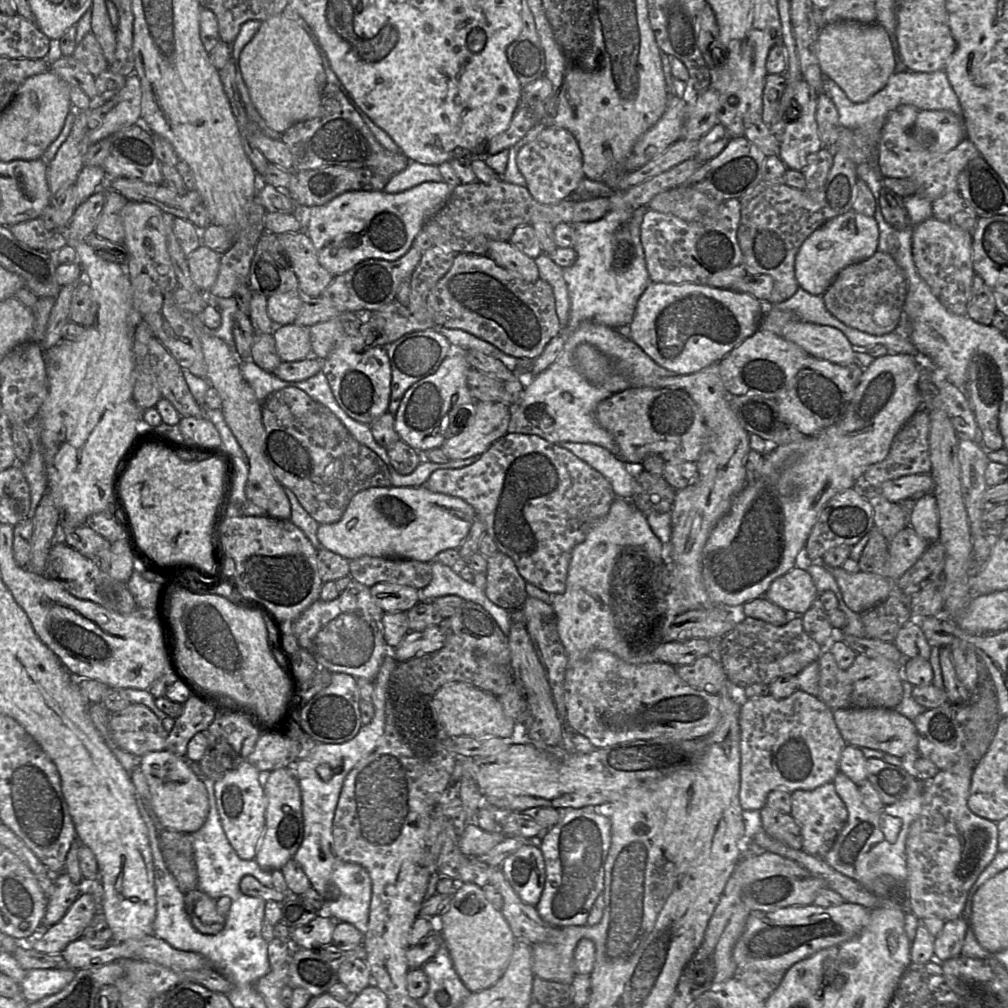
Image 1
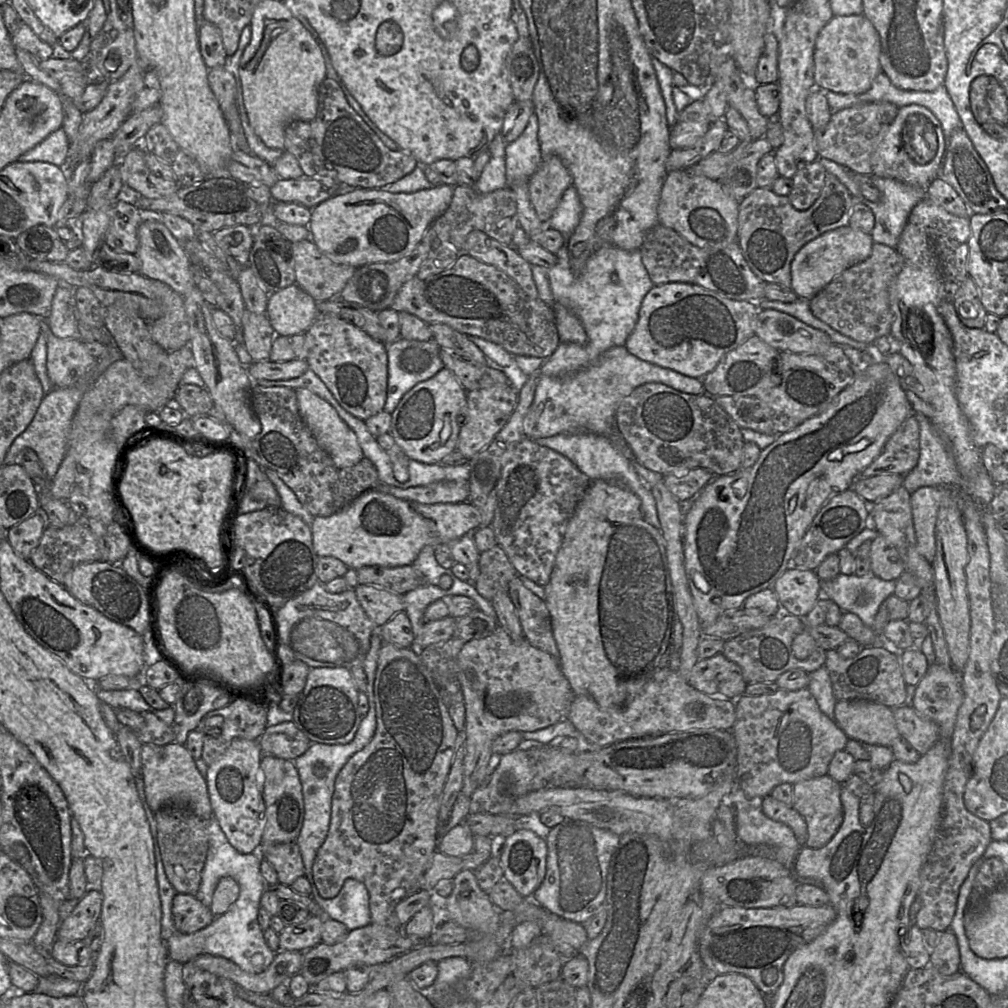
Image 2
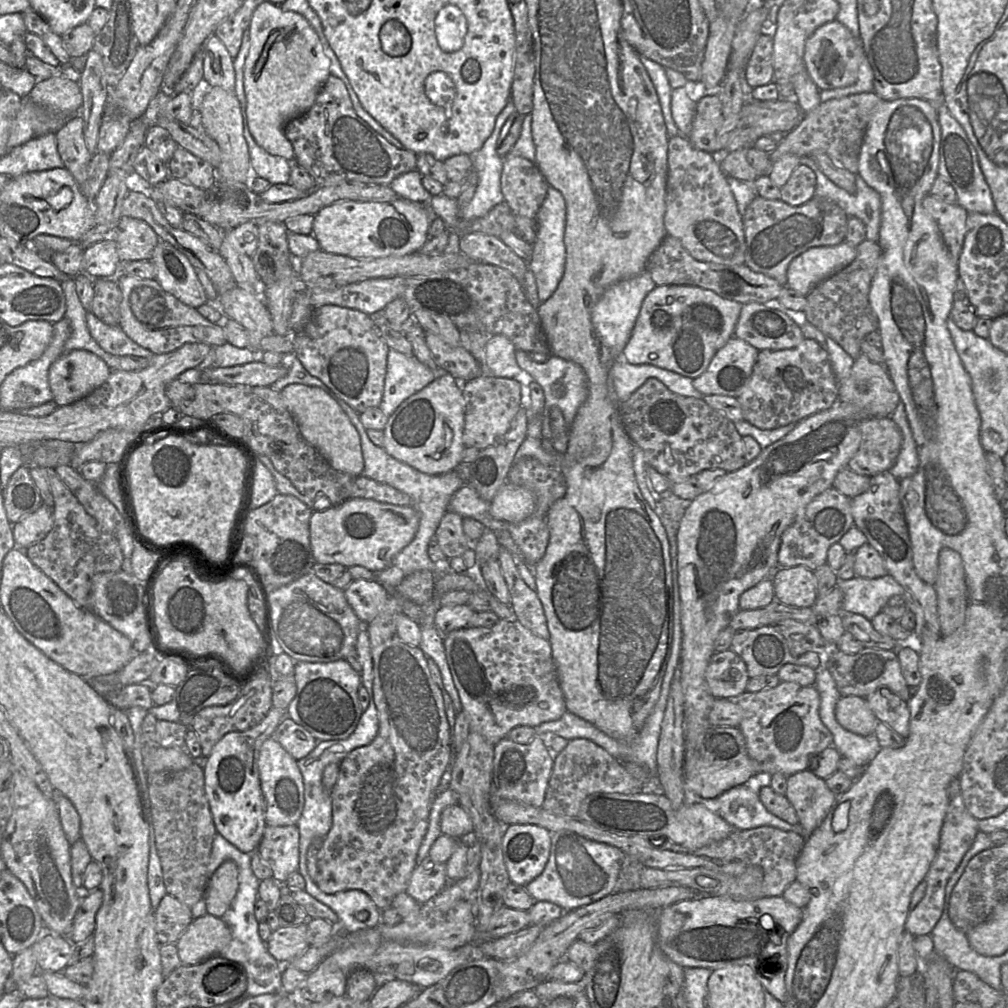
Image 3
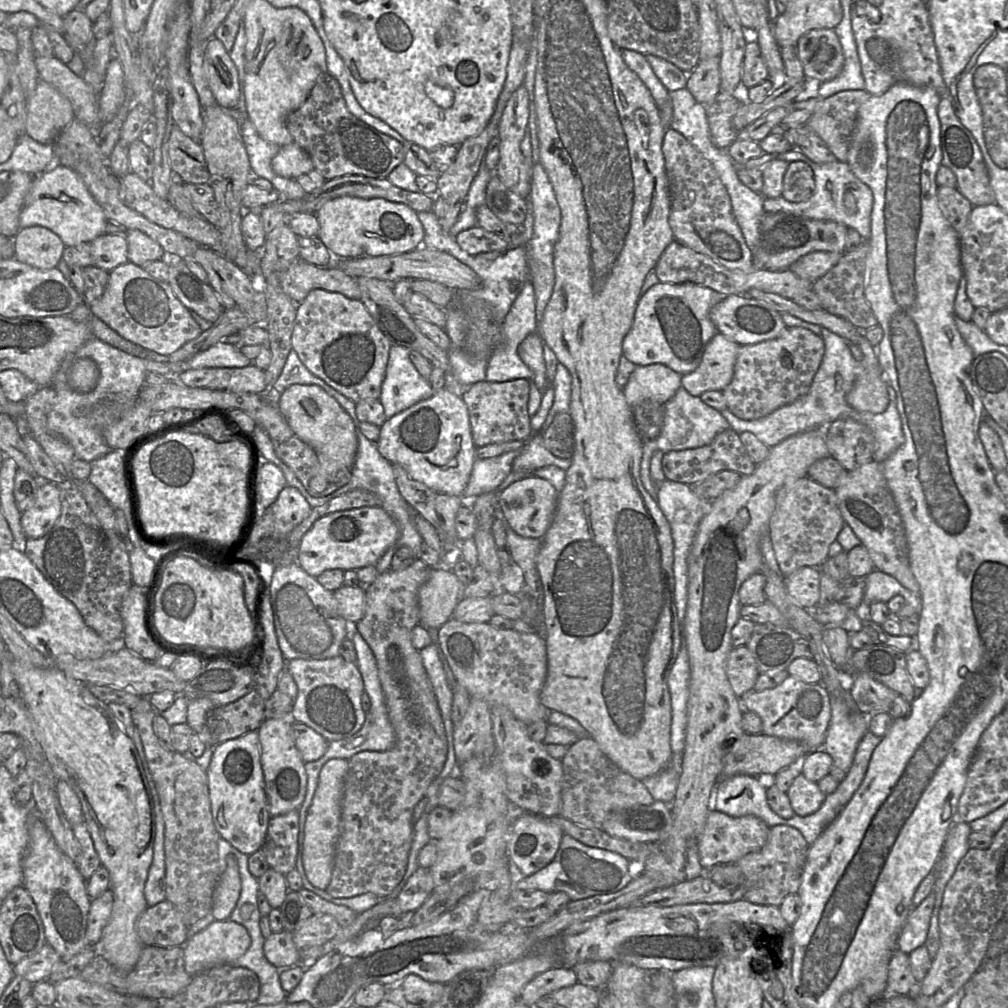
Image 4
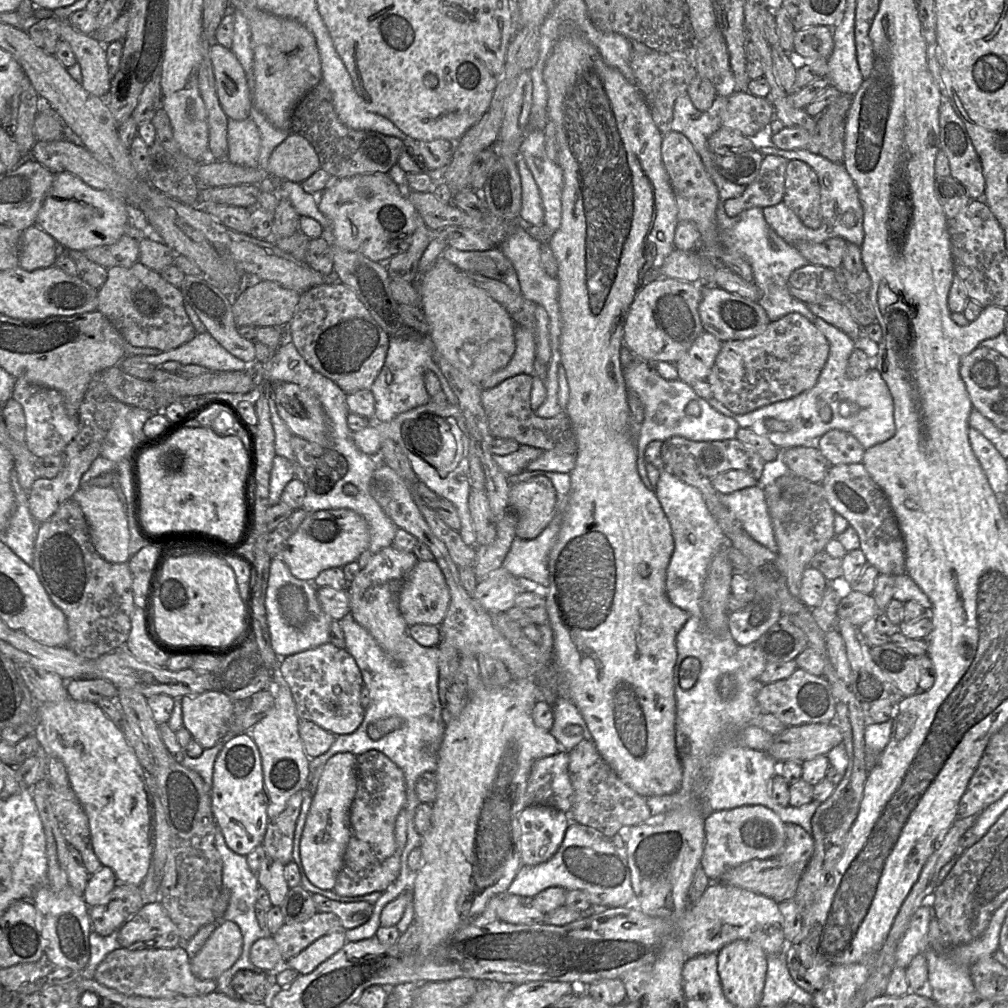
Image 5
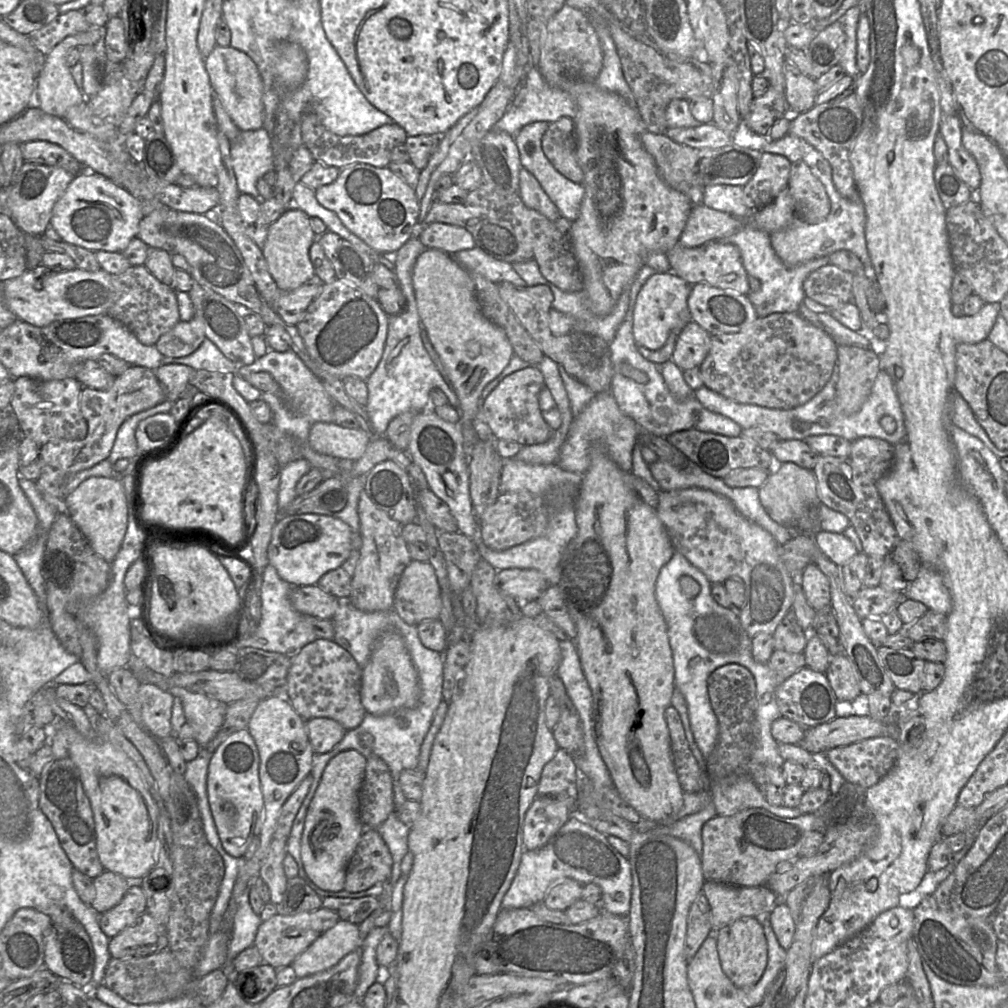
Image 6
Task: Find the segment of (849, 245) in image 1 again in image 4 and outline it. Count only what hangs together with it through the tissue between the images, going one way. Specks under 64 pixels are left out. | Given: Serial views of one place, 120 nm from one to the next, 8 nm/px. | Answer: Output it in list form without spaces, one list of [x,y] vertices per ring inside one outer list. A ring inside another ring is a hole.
[[[815,251],[799,258],[790,270],[802,279],[815,282],[830,271],[841,259],[843,253]]]

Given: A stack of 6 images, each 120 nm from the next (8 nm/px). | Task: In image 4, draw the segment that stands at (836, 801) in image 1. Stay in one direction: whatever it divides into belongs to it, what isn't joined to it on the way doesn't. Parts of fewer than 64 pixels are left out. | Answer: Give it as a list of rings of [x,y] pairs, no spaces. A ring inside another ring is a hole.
[[[800,772],[796,774],[786,794],[795,814],[799,816],[816,812],[826,798],[817,783],[808,780]]]

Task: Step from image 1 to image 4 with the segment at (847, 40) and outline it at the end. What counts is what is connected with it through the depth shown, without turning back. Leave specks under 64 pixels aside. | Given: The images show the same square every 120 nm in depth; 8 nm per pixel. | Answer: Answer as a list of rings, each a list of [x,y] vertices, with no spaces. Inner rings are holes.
[[[812,29],[802,35],[795,46],[806,78],[825,82],[841,72],[844,55],[833,29]]]

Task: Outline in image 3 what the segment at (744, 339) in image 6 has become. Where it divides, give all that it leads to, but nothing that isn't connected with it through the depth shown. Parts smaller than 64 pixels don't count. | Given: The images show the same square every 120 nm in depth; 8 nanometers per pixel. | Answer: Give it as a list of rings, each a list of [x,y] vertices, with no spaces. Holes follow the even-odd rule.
[[[804,338],[796,347],[784,350],[761,350],[751,376],[737,397],[743,420],[763,430],[772,430],[798,422],[830,408],[838,400],[836,379],[824,346]]]

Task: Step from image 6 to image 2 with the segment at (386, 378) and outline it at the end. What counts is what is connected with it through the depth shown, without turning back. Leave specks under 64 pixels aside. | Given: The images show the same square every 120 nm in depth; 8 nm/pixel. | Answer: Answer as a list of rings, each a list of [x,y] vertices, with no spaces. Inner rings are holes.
[[[402,337],[387,344],[388,392],[384,411],[392,414],[402,397],[418,383],[435,376],[444,364],[440,357],[440,345],[434,340],[407,340]]]

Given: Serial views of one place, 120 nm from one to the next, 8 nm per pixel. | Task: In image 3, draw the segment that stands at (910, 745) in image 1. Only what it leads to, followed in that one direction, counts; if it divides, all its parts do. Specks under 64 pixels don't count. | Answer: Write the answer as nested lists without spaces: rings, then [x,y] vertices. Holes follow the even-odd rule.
[[[841,696],[836,703],[835,717],[848,731],[867,736],[875,732],[880,722],[865,697]]]

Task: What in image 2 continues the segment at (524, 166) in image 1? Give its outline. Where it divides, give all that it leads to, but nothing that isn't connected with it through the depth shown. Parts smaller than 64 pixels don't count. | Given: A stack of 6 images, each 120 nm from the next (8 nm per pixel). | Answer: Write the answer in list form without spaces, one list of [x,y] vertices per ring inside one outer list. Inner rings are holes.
[[[552,156],[541,162],[529,178],[529,195],[542,222],[547,223],[572,182],[570,172],[559,157]]]

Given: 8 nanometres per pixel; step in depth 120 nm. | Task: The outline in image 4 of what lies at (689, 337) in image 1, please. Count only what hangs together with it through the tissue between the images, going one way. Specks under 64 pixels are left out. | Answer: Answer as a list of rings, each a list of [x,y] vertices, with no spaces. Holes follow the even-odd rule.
[[[658,282],[638,301],[632,327],[623,341],[623,357],[636,366],[663,364],[681,375],[694,371],[701,363],[706,345],[718,332],[710,319],[710,310],[724,298],[725,295],[692,282],[681,284]]]

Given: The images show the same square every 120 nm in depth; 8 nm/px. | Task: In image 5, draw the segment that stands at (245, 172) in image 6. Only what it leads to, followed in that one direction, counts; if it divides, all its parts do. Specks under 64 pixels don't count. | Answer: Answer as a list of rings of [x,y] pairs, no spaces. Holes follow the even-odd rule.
[[[228,120],[227,159],[237,165],[248,167],[259,166],[261,138],[256,123],[246,120]]]

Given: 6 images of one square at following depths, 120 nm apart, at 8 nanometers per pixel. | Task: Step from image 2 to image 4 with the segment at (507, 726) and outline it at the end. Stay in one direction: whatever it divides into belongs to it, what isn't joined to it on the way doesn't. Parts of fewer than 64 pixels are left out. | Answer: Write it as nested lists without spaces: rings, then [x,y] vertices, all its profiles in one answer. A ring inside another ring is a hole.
[[[451,617],[438,630],[437,645],[456,682],[465,687],[470,697],[485,700],[490,709],[491,704],[503,705],[527,725],[548,719],[551,710],[539,699],[547,676],[547,650],[542,635],[498,629],[488,622],[465,623]]]

